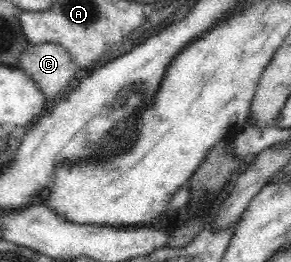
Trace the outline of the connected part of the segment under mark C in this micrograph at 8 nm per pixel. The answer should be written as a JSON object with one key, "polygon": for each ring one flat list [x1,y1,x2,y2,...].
{"polygon":[[55,43,29,45,22,53,18,62,21,70,25,71,43,92,45,98,57,98,67,84,75,76,76,64,71,60,69,53]]}

